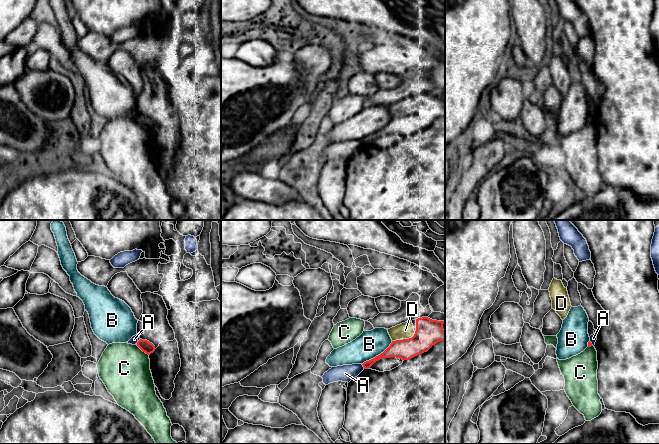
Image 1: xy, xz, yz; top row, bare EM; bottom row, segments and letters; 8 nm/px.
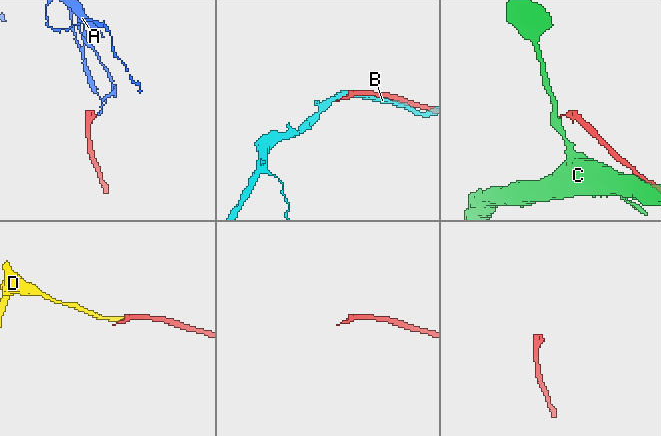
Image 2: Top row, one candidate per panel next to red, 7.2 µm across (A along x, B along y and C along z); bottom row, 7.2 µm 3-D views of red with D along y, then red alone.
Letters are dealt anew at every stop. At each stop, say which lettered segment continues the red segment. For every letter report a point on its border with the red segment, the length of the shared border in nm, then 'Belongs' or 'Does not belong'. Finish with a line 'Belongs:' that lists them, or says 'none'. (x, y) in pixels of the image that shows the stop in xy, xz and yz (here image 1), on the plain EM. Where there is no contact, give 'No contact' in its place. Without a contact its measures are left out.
A: Touches red at xz (363, 142). Shared border 50 nm. Does not belong
B: Touches red at xz (378, 131). Shared border 320 nm. Does not belong
C: Touches red at xy (142, 126). Shared border 130 nm. Does not belong
D: Touches red at xz (406, 115). Shared border 70 nm. Belongs
Belongs: D

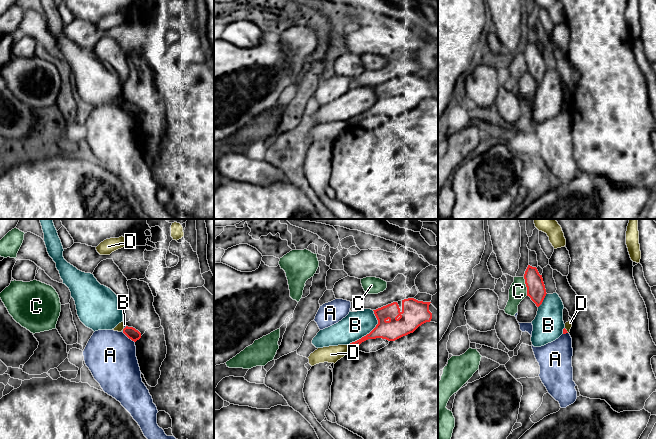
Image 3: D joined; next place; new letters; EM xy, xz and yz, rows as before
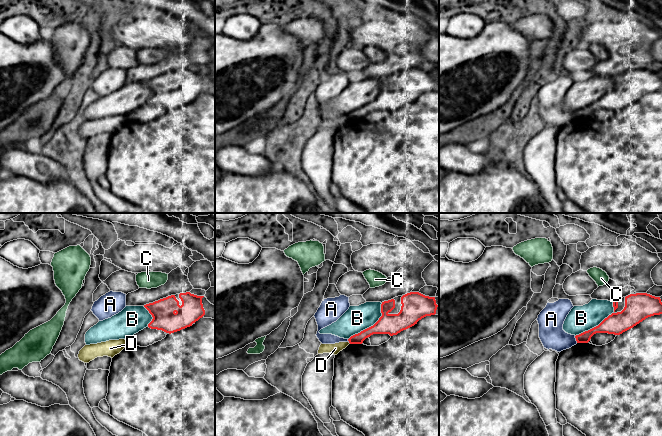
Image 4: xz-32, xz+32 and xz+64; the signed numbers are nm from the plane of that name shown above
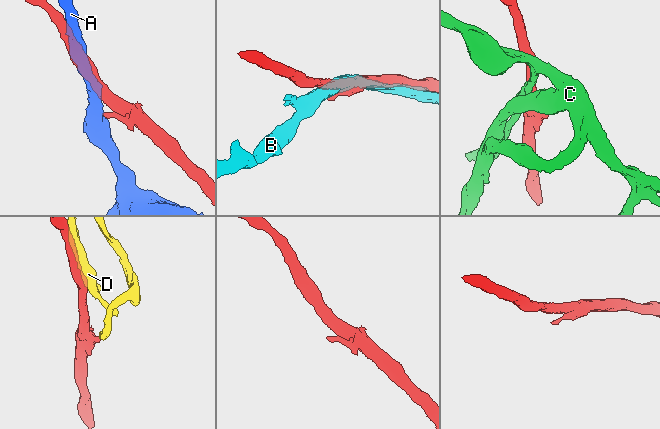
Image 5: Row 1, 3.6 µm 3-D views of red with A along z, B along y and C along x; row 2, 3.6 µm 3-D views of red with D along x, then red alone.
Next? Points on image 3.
A: Touches red at xy (128, 113). Shared border 130 nm. Does not belong
B: Touches red at xz (370, 108). Shared border 360 nm. Does not belong
C: Touches red at yz (526, 62). Shared border 160 nm. Does not belong
D: Touches red at xz (349, 123). Shared border 50 nm. Does not belong
Belongs: none

